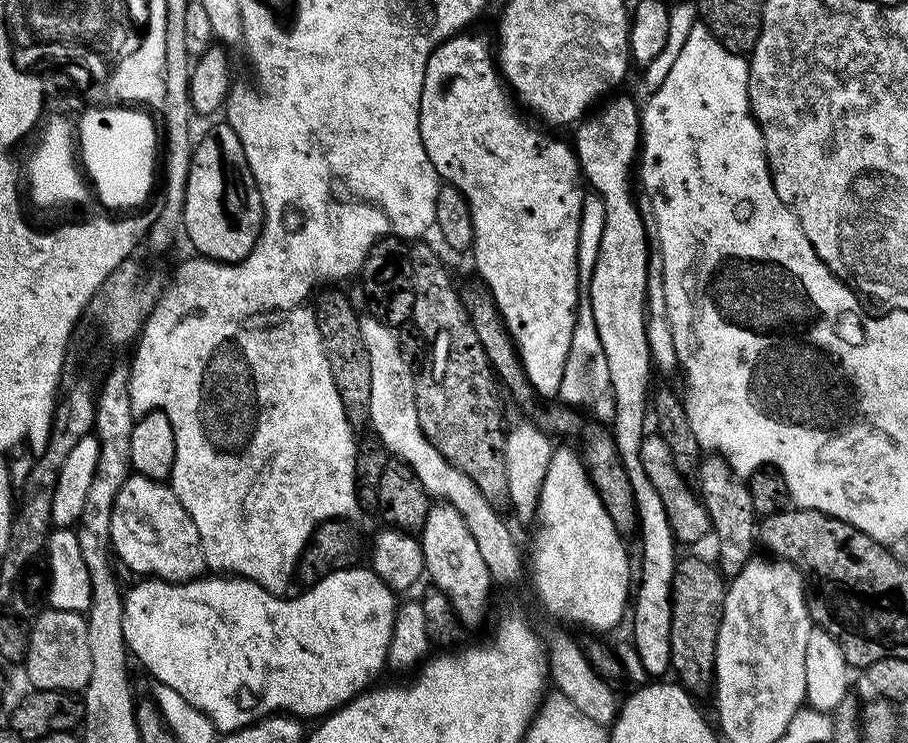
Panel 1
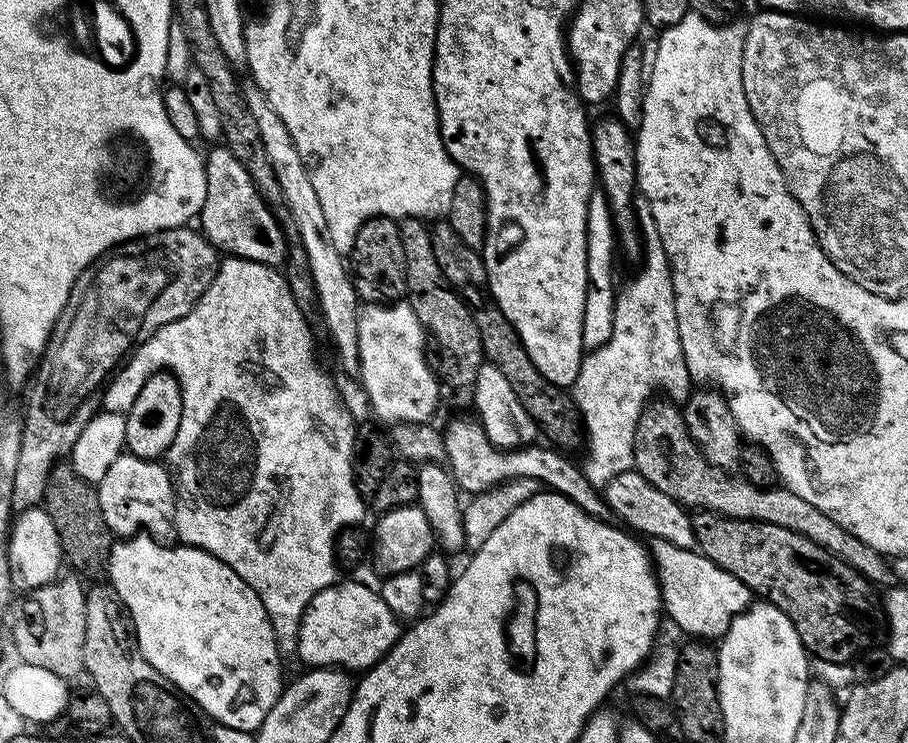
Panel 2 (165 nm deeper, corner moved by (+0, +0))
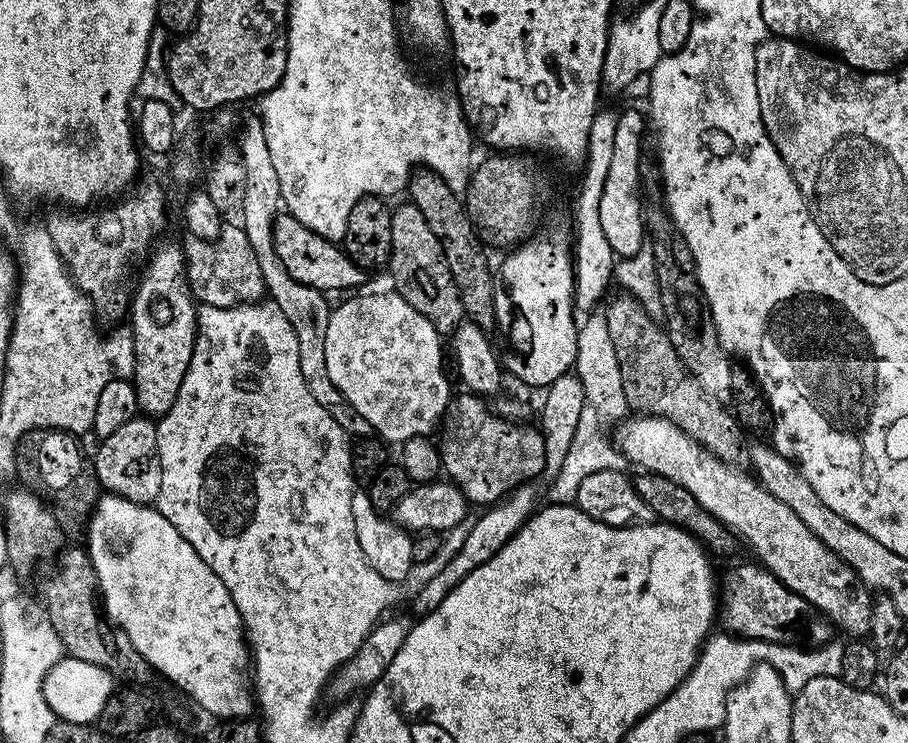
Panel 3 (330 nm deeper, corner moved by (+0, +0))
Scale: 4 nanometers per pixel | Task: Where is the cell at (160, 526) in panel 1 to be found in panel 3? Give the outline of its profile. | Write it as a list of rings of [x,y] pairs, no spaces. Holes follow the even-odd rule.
[[[137,414],[122,422],[114,434],[103,437],[99,443],[100,449],[94,455],[94,467],[101,489],[130,502],[155,505],[158,490],[162,490],[162,470],[156,453],[156,424],[149,417]]]

